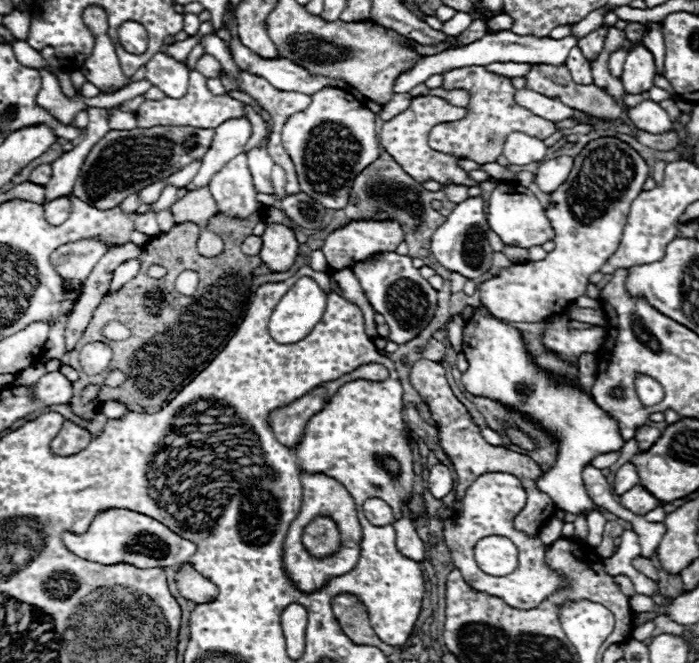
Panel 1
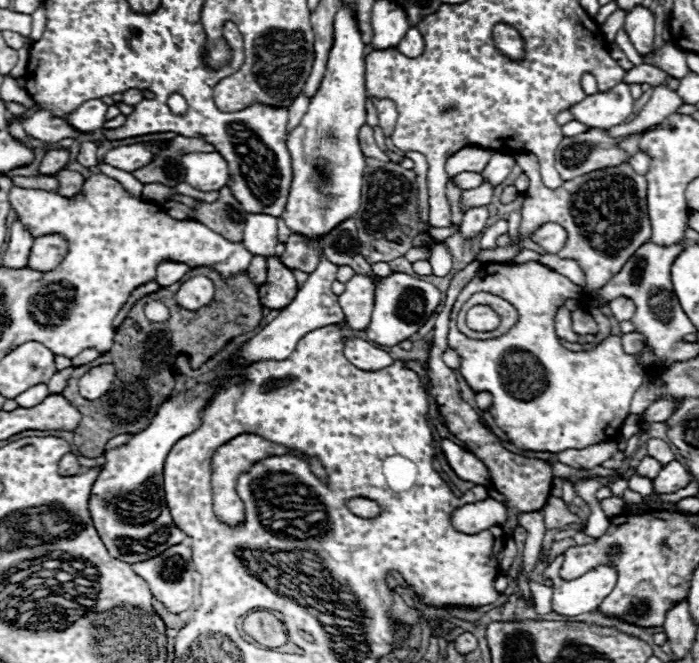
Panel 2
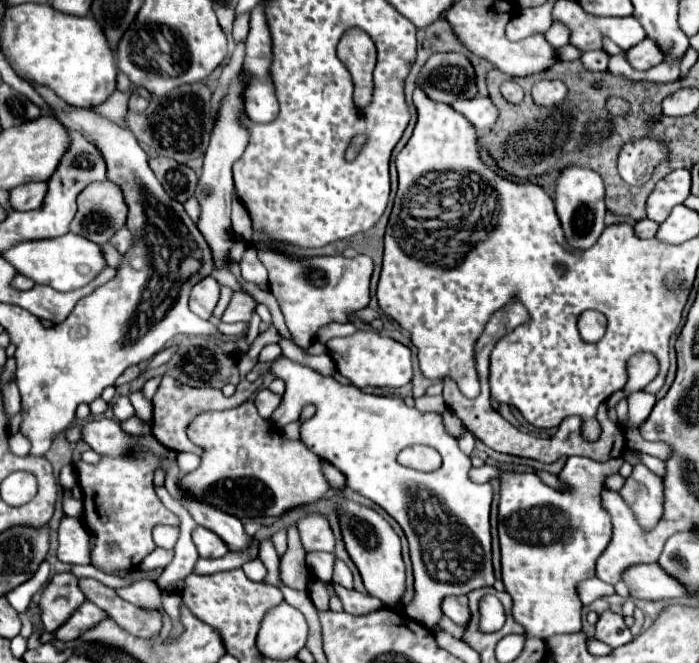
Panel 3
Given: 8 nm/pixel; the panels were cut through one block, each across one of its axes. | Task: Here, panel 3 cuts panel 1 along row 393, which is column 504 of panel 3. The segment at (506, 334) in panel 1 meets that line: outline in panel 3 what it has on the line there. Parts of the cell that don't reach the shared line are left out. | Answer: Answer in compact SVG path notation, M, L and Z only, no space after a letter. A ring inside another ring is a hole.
M570 456L566 466L560 472L560 480L568 482L572 490L552 490L546 486L536 474L502 470L498 466L480 466L472 468L469 478L477 480L500 480L500 504L498 504L498 534L502 548L502 580L506 592L512 596L512 616L520 622L528 636L550 638L556 634L574 634L582 630L582 602L576 594L576 584L596 576L596 558L608 546L608 538L612 538L612 520L604 506L600 506L600 492L604 488L604 480L610 474L616 474L622 458L614 458L612 462L592 462L584 456Z

